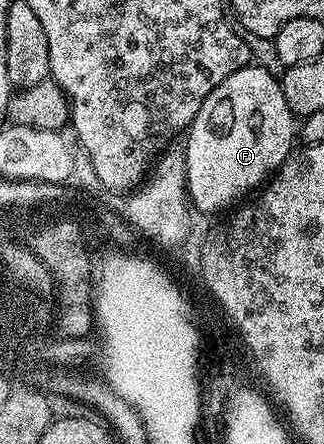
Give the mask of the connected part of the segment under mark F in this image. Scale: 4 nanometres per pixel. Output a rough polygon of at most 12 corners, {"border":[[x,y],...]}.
{"border":[[250,64],[184,139],[192,209],[228,211],[289,159],[293,109]]}

